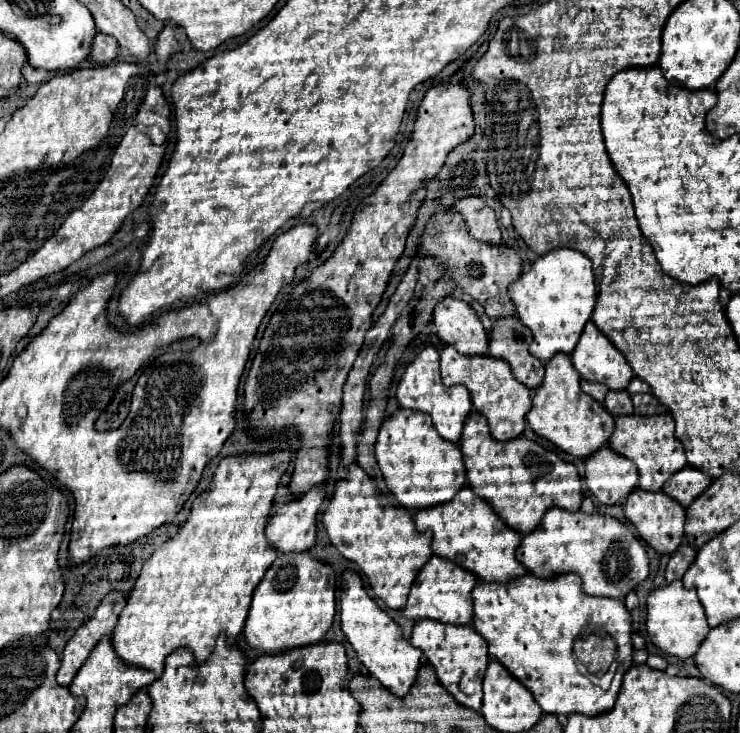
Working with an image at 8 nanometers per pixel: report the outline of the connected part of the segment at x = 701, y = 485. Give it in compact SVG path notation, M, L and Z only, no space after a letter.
M686 466L684 470L668 478L662 492L672 500L676 500L682 508L688 508L708 486L710 486L710 478L706 474L702 474L692 466Z

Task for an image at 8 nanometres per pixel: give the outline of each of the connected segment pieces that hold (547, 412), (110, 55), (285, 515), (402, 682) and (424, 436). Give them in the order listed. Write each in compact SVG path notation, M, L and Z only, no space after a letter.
M556 354L556 358L546 364L544 386L532 392L532 402L532 410L526 416L530 428L574 458L588 458L596 450L604 448L612 436L614 416L608 414L600 402L580 390L580 374L568 354Z
M96 32L90 48L90 60L94 60L96 64L110 64L116 58L118 58L116 40L104 32Z
M312 488L276 510L266 528L270 544L280 552L306 552L316 542L316 516L326 498L324 488Z
M346 570L342 574L340 620L342 620L342 632L356 650L358 660L368 668L370 676L374 676L394 696L404 698L418 676L422 652L416 650L408 640L402 640L400 626L384 610L380 610L380 606L366 594L362 578L352 570Z
M396 410L380 428L376 442L376 460L392 496L408 510L432 508L450 502L456 490L466 486L462 452L440 438L428 414L414 410Z

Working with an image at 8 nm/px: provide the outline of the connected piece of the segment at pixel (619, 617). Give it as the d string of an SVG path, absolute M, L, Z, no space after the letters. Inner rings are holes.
M526 574L518 580L506 582L506 584L488 584L478 582L478 586L472 592L474 596L474 630L488 642L490 656L498 660L504 668L512 672L514 678L518 678L536 698L544 714L556 714L556 716L570 716L570 714L584 714L584 716L600 716L604 712L610 712L614 708L614 702L618 698L622 676L632 666L632 618L630 612L624 606L624 600L616 598L596 598L582 590L582 580L576 574L564 574L554 580L540 580L534 574ZM596 624L602 626L618 646L618 660L620 668L614 676L614 682L610 690L602 690L600 686L592 684L586 676L578 672L576 660L574 660L574 640L580 634L582 628Z

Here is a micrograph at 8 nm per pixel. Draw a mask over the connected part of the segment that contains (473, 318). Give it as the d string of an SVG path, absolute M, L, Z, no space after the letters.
M452 296L438 302L434 308L434 326L438 338L454 346L460 354L488 354L488 330L468 302Z

